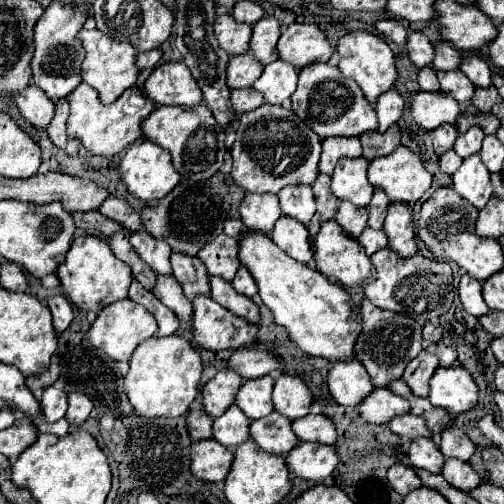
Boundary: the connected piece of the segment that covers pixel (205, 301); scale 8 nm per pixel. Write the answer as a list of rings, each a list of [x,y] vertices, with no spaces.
[[[209,296],[193,300],[193,338],[207,350],[231,350],[257,346],[259,328],[217,304]]]

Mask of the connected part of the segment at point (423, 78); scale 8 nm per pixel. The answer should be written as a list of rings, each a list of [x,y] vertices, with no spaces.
[[[423,68],[421,72],[419,72],[419,86],[421,86],[421,90],[427,90],[427,92],[435,92],[435,90],[439,90],[439,82],[437,82],[437,72],[433,70],[433,68]]]

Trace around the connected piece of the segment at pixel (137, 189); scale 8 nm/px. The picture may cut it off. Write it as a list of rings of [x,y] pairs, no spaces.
[[[145,138],[133,142],[133,144],[125,150],[125,154],[123,154],[123,158],[121,158],[121,164],[119,164],[119,176],[121,176],[121,180],[125,182],[127,190],[129,190],[141,204],[145,204],[145,206],[161,200],[163,196],[167,196],[167,194],[179,184],[179,174],[177,174],[177,170],[175,170],[173,164],[171,164],[169,152],[167,152],[165,148],[159,148],[159,146],[153,144],[153,142],[145,140]]]

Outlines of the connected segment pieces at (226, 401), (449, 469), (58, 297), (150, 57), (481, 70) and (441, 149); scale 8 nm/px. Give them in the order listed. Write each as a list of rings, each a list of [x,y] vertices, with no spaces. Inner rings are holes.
[[[227,368],[217,372],[205,386],[201,386],[201,400],[205,412],[211,418],[221,416],[233,404],[233,396],[241,384],[243,378],[239,374],[229,372]]]
[[[447,458],[443,462],[443,478],[451,486],[455,486],[463,492],[469,492],[471,488],[479,486],[479,482],[481,482],[477,472],[469,466],[469,462],[461,462],[461,460],[455,460],[455,458]]]
[[[55,294],[47,300],[49,304],[49,310],[53,314],[53,328],[57,334],[61,334],[73,320],[73,310],[71,310],[71,304],[67,302],[67,298],[63,294]]]
[[[151,50],[151,52],[139,52],[139,54],[137,54],[137,68],[139,68],[139,70],[155,68],[159,60],[161,60],[161,50]]]
[[[465,56],[463,62],[461,62],[461,66],[459,66],[459,70],[461,70],[465,76],[469,76],[469,80],[471,80],[477,88],[487,88],[487,86],[493,84],[493,82],[491,82],[491,76],[493,76],[491,68],[487,66],[485,60],[481,60],[481,58],[477,58],[477,56],[469,56],[469,58]]]
[[[443,124],[443,126],[433,130],[433,146],[435,146],[437,156],[441,156],[441,154],[445,154],[447,150],[453,148],[453,142],[455,142],[457,134],[459,132],[457,132],[455,124]]]

